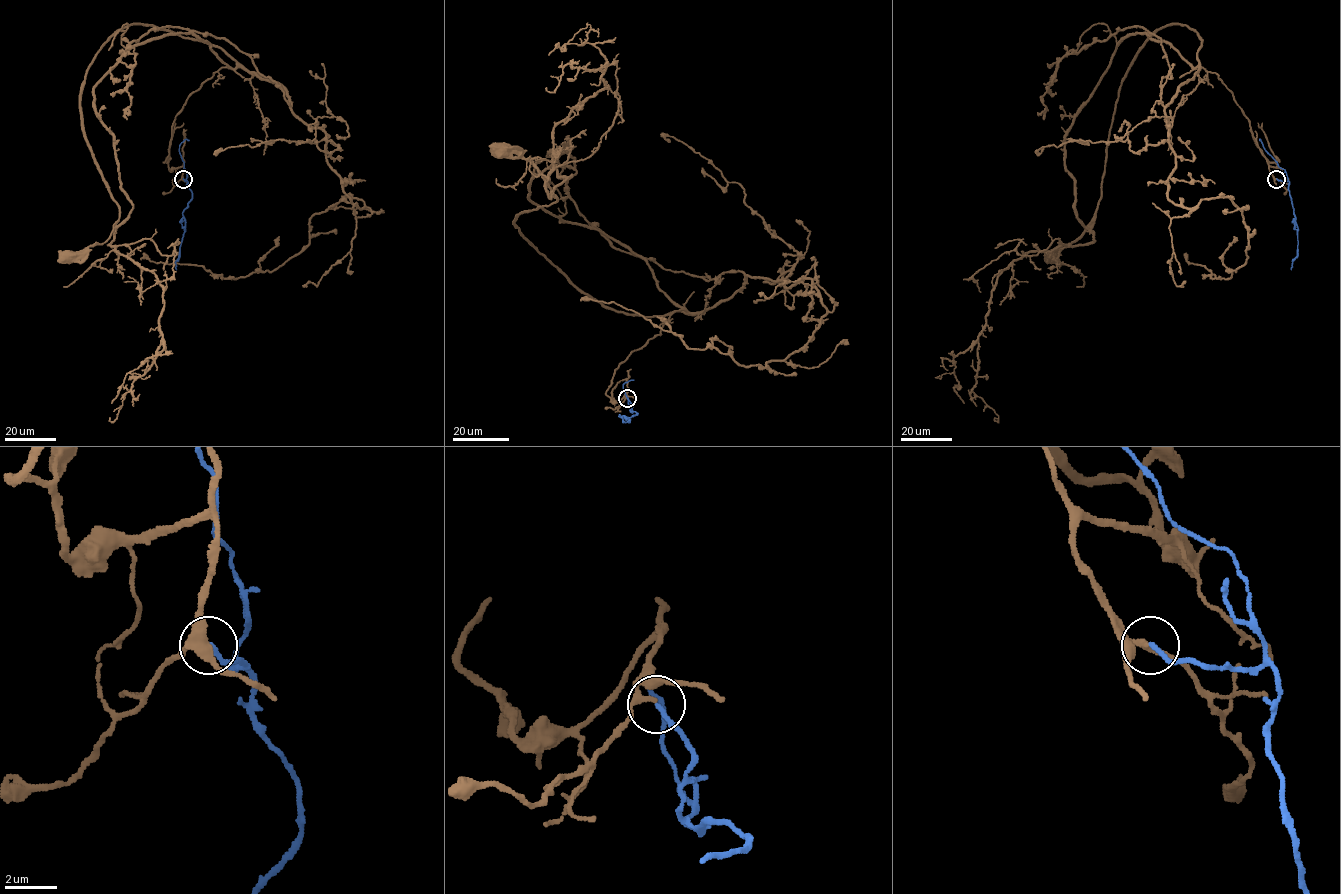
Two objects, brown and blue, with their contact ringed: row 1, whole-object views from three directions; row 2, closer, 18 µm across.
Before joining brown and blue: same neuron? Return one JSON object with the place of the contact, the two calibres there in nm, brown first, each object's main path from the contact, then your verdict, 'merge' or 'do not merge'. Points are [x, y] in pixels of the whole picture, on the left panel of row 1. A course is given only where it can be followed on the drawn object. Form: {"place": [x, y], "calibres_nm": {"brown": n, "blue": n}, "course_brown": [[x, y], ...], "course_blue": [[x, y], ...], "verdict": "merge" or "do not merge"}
{"place": [183, 179], "calibres_nm": {"brown": 180, "blue": 170}, "course_brown": [[183, 178], [163, 162], [173, 120], [231, 68], [171, 33], [132, 45], [94, 89], [132, 210], [69, 256]], "course_blue": [[183, 178], [192, 197], [182, 213], [185, 229], [176, 269]], "verdict": "merge"}

